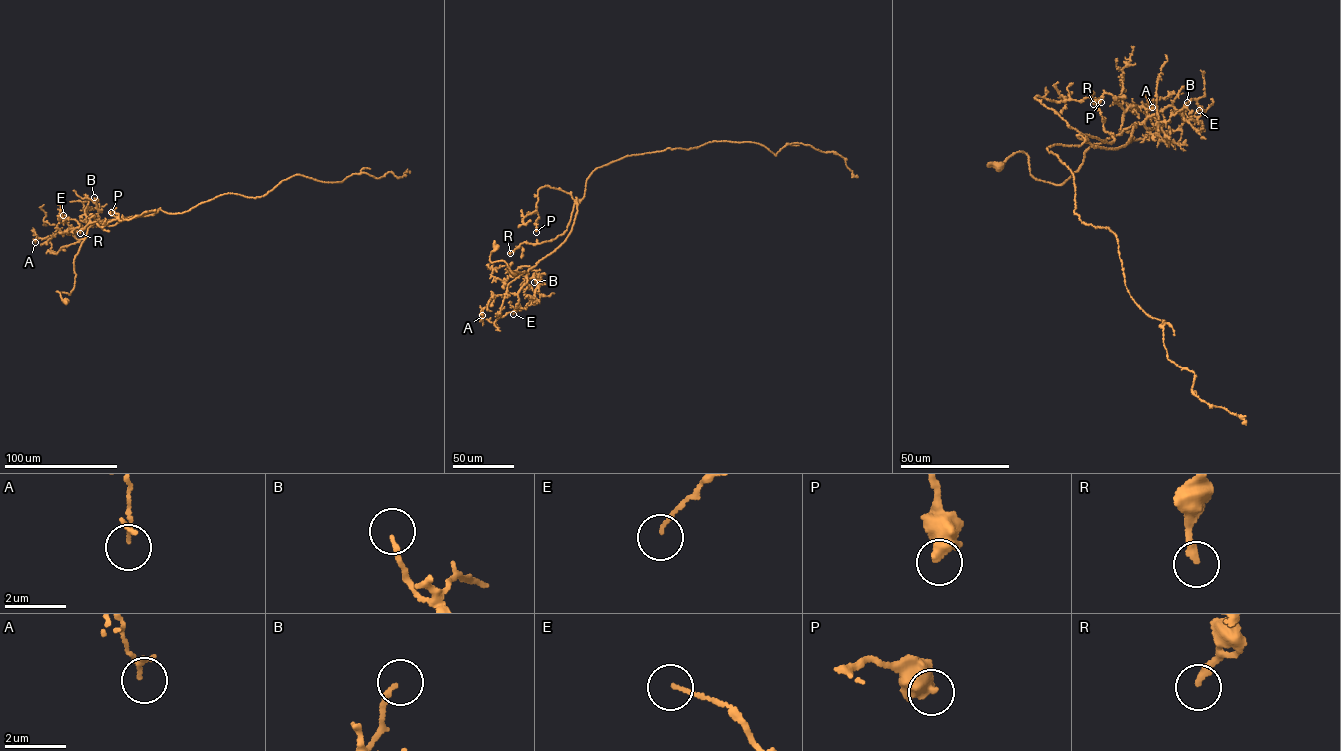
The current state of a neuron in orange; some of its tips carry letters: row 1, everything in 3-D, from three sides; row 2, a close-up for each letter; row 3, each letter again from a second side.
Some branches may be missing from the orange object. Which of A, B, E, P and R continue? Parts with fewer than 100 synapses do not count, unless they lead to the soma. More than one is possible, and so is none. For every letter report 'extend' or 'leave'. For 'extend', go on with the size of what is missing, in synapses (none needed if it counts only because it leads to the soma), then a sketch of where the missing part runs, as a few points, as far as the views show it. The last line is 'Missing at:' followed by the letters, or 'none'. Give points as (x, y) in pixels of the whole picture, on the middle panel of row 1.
A: leave
B: leave
E: leave
P: leave
R: leave
Missing at: none

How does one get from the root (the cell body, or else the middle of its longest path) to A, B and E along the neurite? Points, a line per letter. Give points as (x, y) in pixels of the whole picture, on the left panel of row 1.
A: (65, 301), (56, 291), (70, 294), (73, 289), (74, 260), (87, 225), (75, 232), (35, 238), (35, 242)
B: (65, 301), (56, 291), (70, 294), (74, 286), (73, 262), (86, 237), (86, 219), (100, 210), (94, 197)
E: (65, 301), (56, 291), (70, 294), (73, 289), (76, 275), (74, 260), (88, 227), (72, 232), (63, 215)

